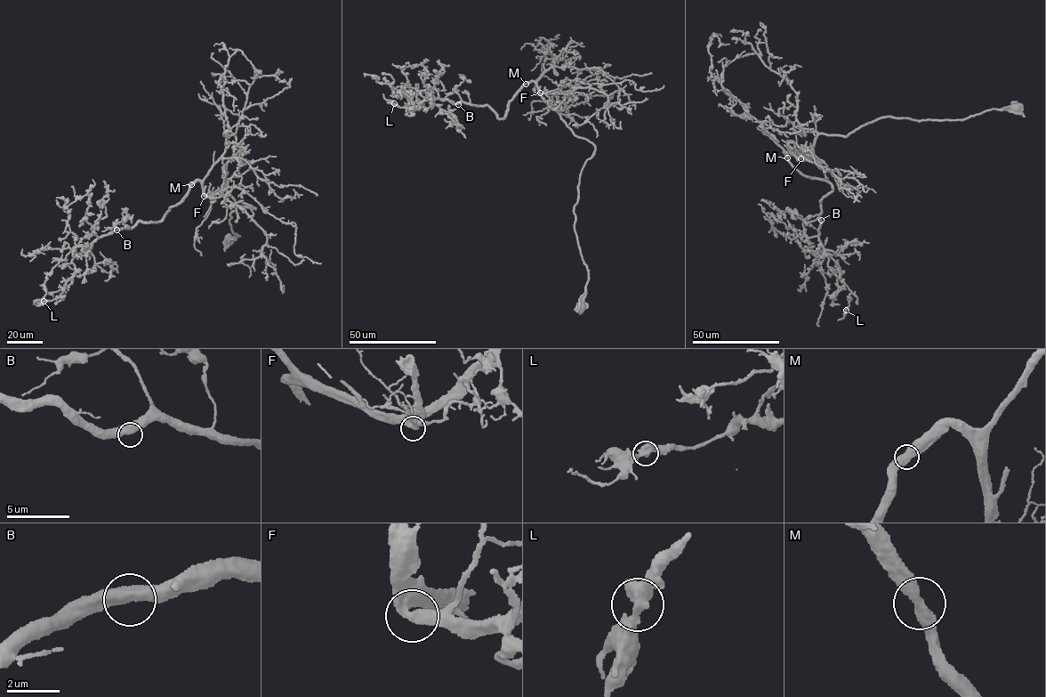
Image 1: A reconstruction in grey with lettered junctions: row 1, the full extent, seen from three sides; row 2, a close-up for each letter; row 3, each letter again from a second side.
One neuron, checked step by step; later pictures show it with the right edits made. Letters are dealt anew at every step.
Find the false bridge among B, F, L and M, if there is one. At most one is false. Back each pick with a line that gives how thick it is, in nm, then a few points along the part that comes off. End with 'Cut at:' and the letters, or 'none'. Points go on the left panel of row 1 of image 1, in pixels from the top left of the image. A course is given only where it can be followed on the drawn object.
Cut at: none

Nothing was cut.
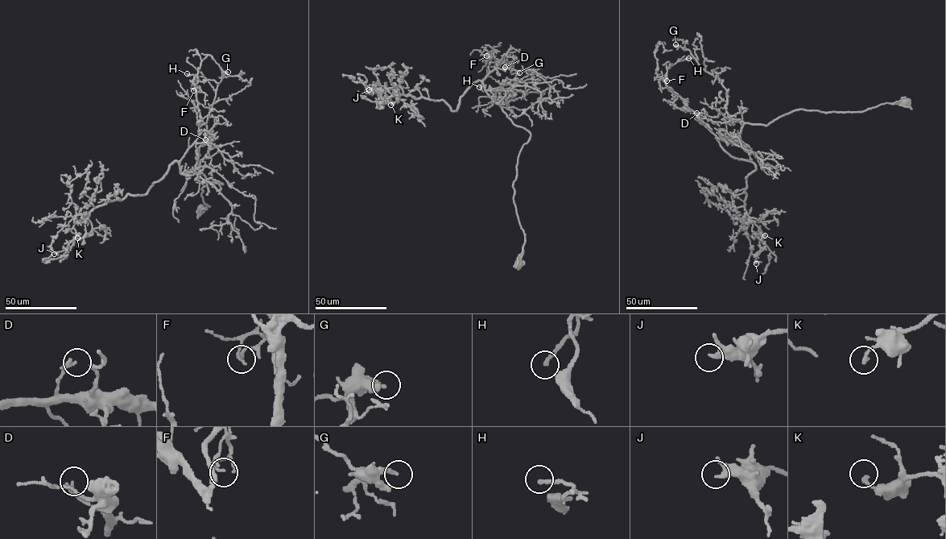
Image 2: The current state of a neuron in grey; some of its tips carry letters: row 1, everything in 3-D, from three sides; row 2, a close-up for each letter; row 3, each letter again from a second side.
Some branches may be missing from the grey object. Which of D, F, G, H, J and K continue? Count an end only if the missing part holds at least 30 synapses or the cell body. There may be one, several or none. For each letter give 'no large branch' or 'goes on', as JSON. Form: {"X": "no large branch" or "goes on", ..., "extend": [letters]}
{"D": "no large branch", "F": "no large branch", "G": "no large branch", "H": "no large branch", "J": "no large branch", "K": "no large branch", "extend": []}

